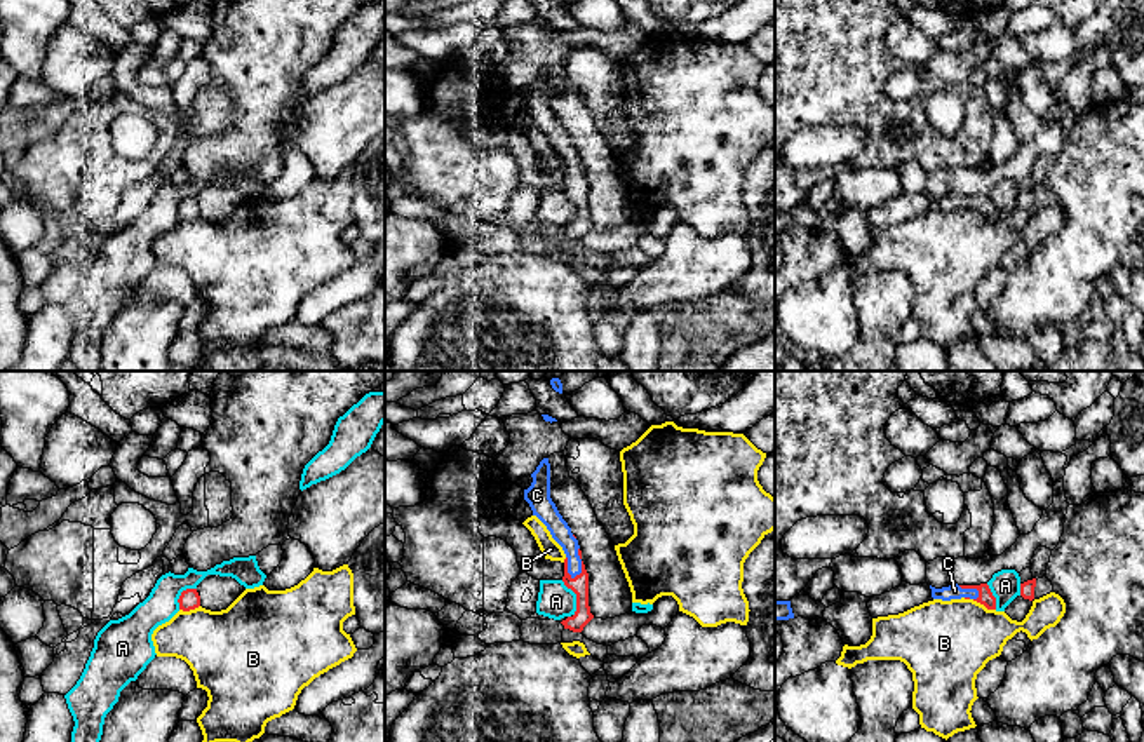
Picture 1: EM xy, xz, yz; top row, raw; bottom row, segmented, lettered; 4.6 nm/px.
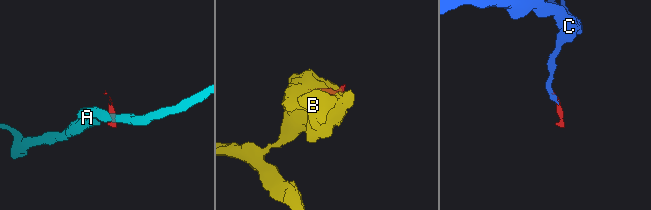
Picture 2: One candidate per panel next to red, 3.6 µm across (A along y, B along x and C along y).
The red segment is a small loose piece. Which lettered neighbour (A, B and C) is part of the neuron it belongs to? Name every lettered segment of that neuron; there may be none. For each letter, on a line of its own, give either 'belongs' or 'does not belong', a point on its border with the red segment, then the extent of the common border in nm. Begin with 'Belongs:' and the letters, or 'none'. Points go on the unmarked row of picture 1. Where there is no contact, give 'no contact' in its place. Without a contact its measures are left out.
Belongs: C
A: does not belong; meets red in xz at (577, 208); contact 180 nm long
B: does not belong; meets red in yz at (984, 215); contact 120 nm long
C: belongs; meets red in xz at (582, 175); contact 160 nm long

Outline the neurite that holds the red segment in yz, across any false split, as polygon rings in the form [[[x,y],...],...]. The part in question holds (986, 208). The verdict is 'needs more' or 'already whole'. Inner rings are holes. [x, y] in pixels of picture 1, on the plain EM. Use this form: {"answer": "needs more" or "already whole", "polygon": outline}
{"answer": "needs more", "polygon": [[[952,193],[949,197],[935,199],[932,197],[932,207],[933,209],[942,209],[942,211],[951,211],[951,209],[973,209],[980,214],[984,214],[987,219],[996,219],[996,207],[993,206],[991,199],[987,193],[980,195],[958,195]]]}

